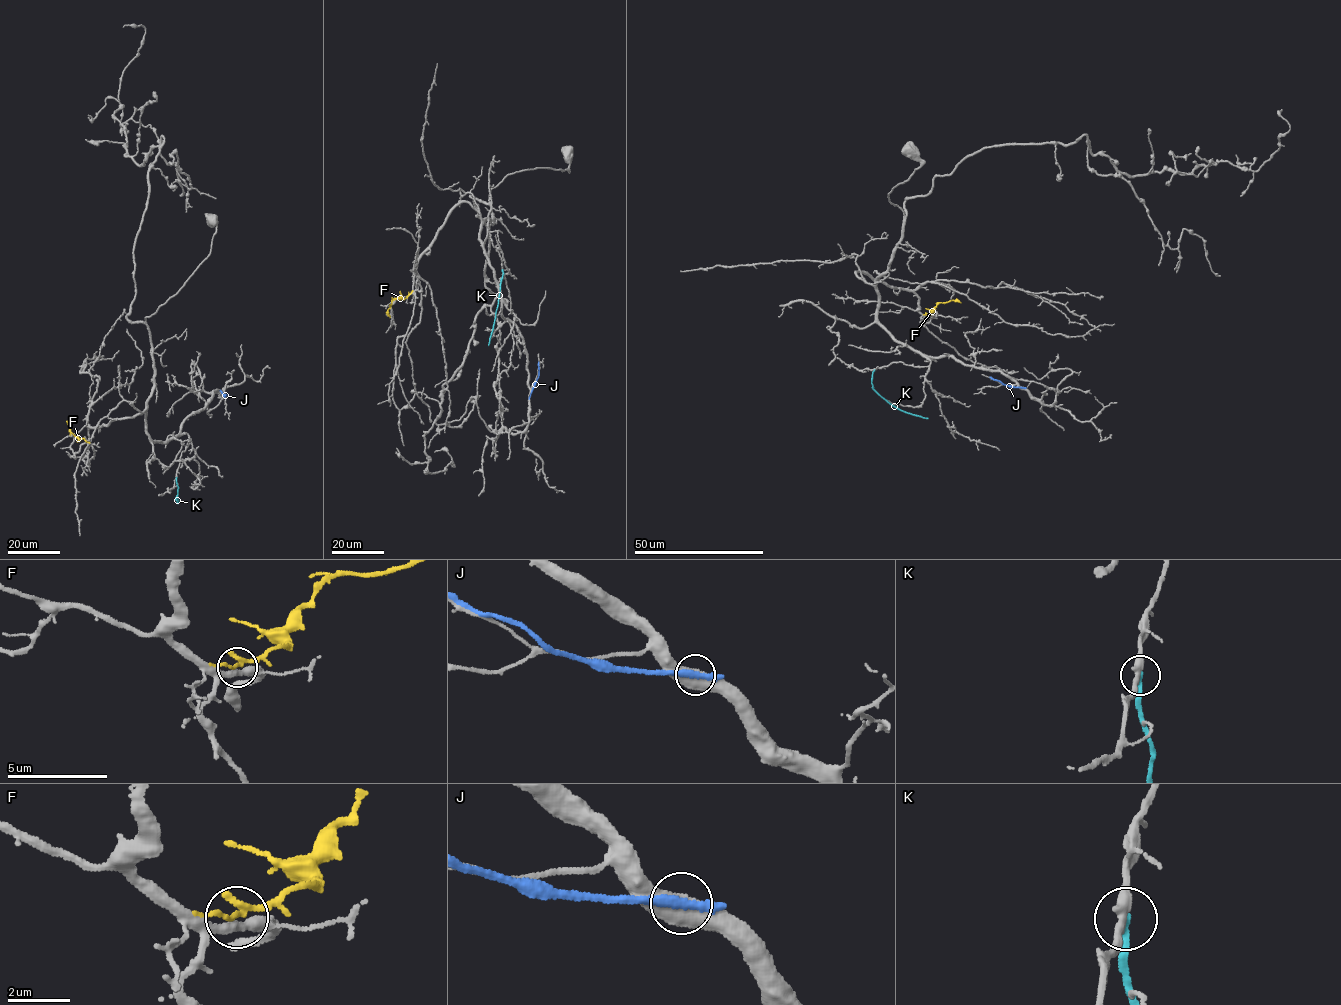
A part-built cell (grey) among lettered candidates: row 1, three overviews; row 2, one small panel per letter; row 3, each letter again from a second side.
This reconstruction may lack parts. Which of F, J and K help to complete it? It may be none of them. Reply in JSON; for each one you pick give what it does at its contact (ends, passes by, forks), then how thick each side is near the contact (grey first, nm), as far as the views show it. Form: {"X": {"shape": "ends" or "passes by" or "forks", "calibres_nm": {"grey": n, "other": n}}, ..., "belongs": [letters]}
{"belongs": []}

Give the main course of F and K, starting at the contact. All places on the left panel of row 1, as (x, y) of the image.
F: (87, 442), (70, 432), (67, 423), (70, 421)
K: (176, 477), (178, 502), (175, 498)

